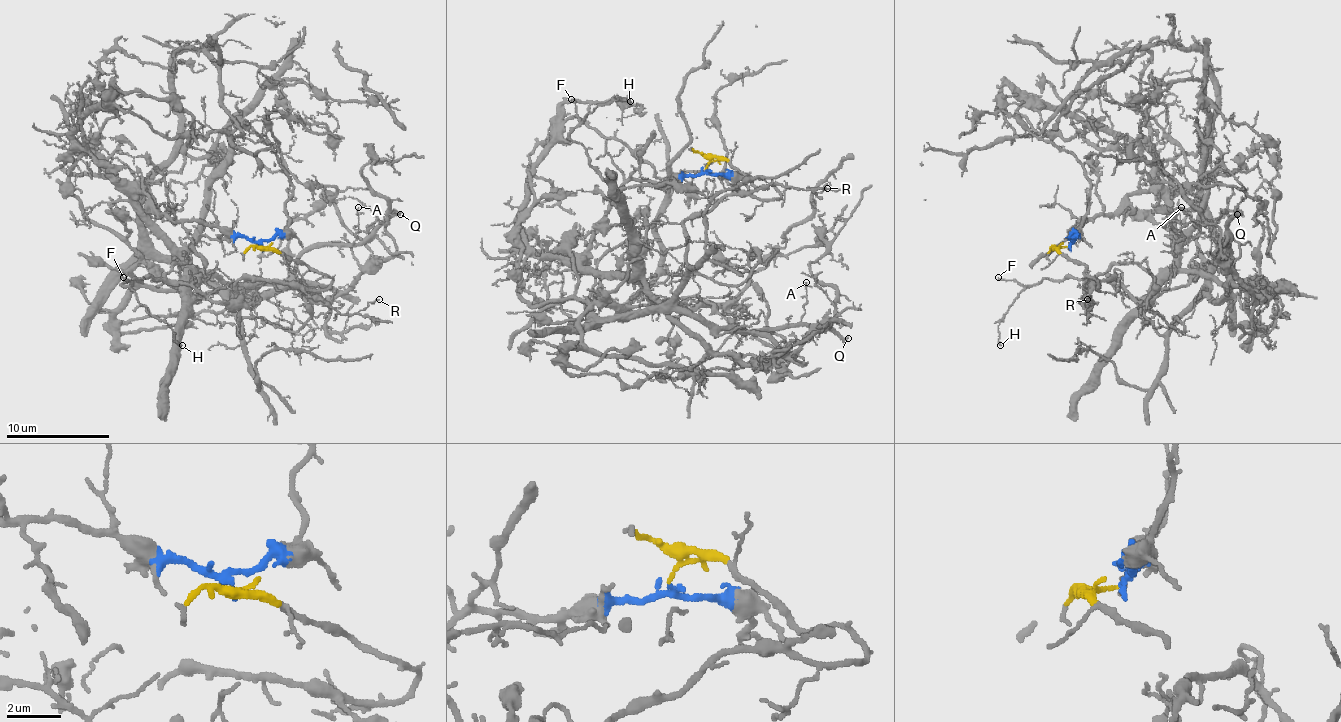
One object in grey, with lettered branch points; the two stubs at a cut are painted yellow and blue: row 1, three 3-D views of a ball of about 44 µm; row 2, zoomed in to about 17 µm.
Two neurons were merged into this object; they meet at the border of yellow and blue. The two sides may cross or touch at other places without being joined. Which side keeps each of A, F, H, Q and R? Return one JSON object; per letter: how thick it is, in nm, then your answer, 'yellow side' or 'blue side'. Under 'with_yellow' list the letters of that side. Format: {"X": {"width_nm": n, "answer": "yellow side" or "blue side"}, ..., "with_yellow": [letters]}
{"A": {"width_nm": 120, "answer": "yellow side"}, "F": {"width_nm": 130, "answer": "blue side"}, "H": {"width_nm": 100, "answer": "blue side"}, "Q": {"width_nm": 300, "answer": "yellow side"}, "R": {"width_nm": 100, "answer": "yellow side"}, "with_yellow": ["A", "Q", "R"]}

